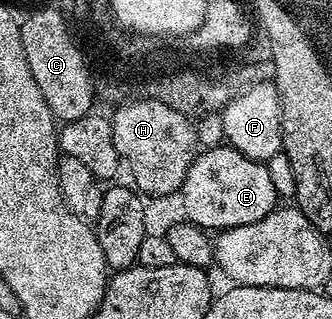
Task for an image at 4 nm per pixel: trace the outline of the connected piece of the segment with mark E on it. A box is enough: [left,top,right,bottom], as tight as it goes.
[178,145,278,233]

